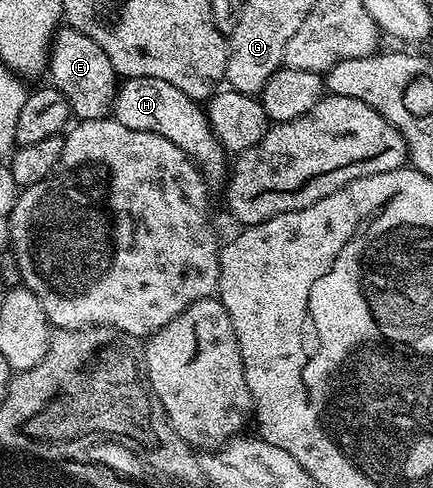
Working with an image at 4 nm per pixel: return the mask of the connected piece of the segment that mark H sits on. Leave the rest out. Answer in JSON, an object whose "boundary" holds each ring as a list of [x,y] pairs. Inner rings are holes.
{"boundary":[[[156,77],[123,78],[114,97],[112,115],[120,125],[128,125],[128,129],[168,137],[172,145],[179,147],[193,163],[198,164],[211,184],[221,184],[227,178],[228,152],[210,128],[209,117],[195,100],[176,89],[176,85],[168,85],[168,81],[160,81]]]}

